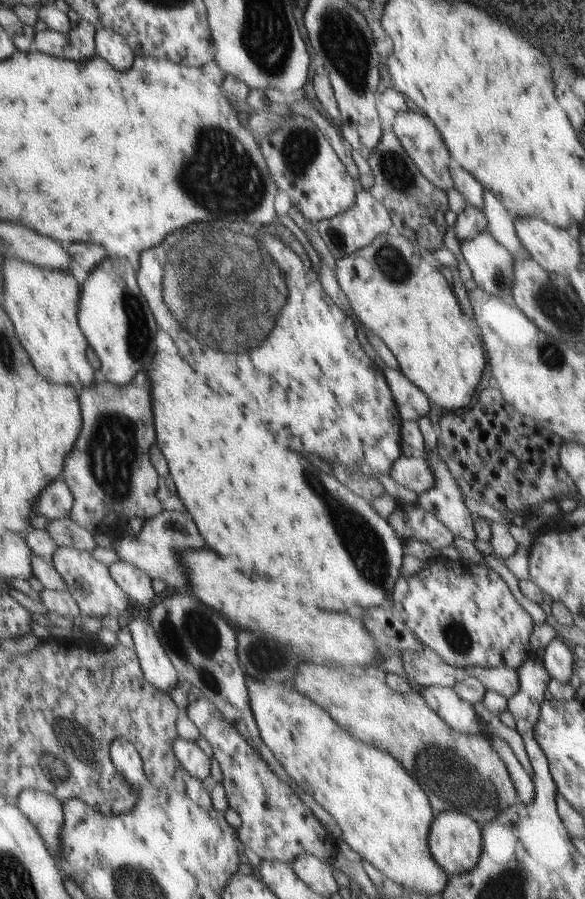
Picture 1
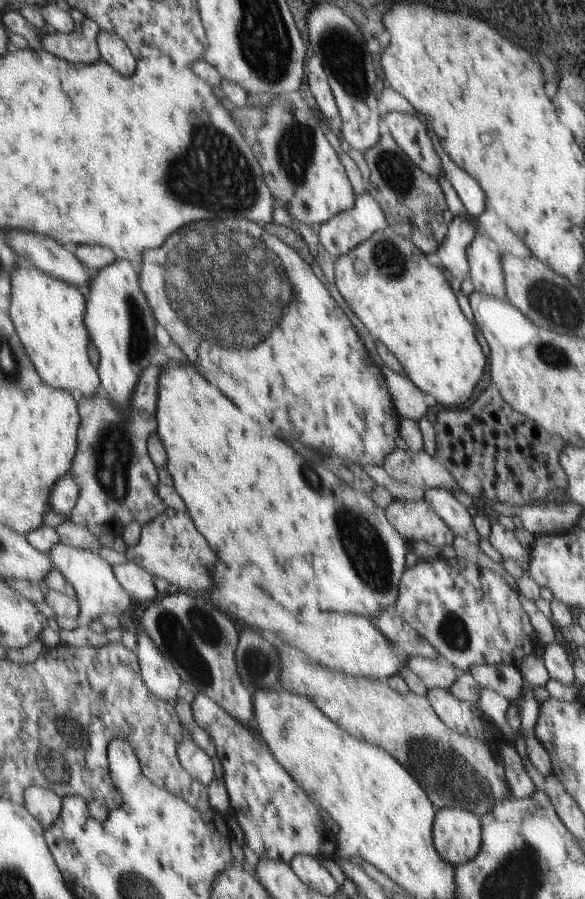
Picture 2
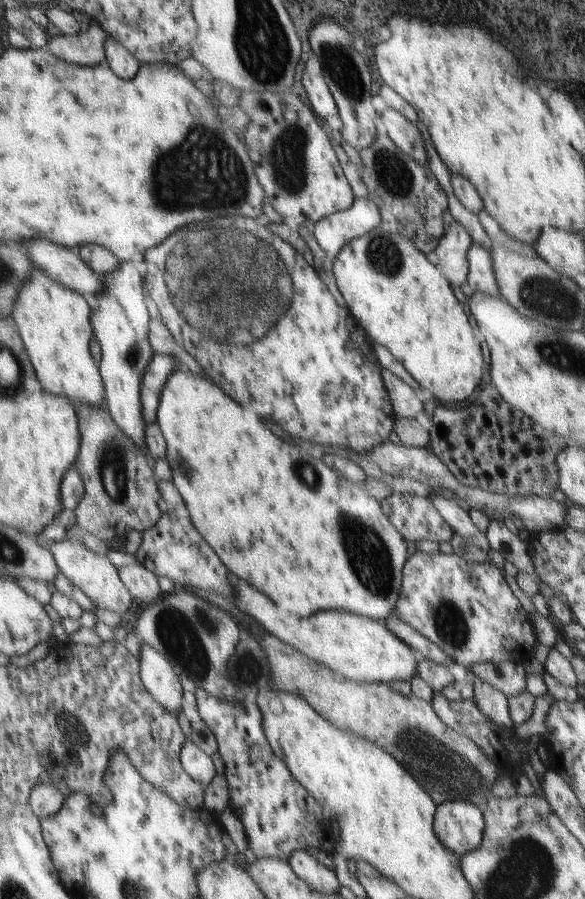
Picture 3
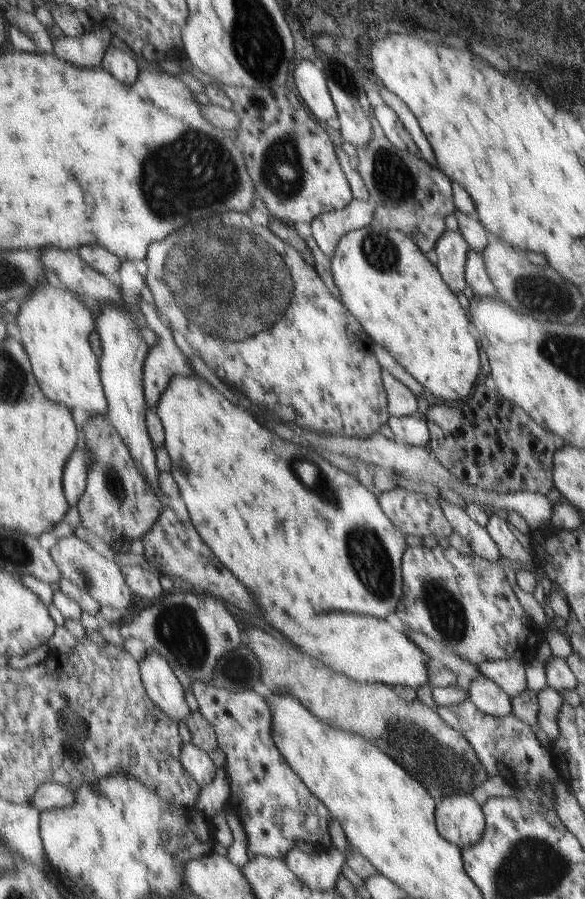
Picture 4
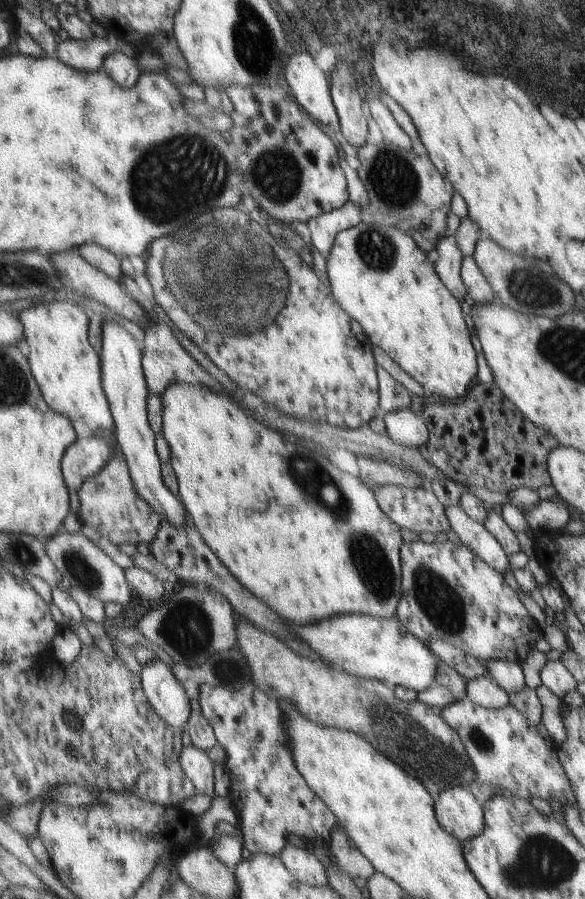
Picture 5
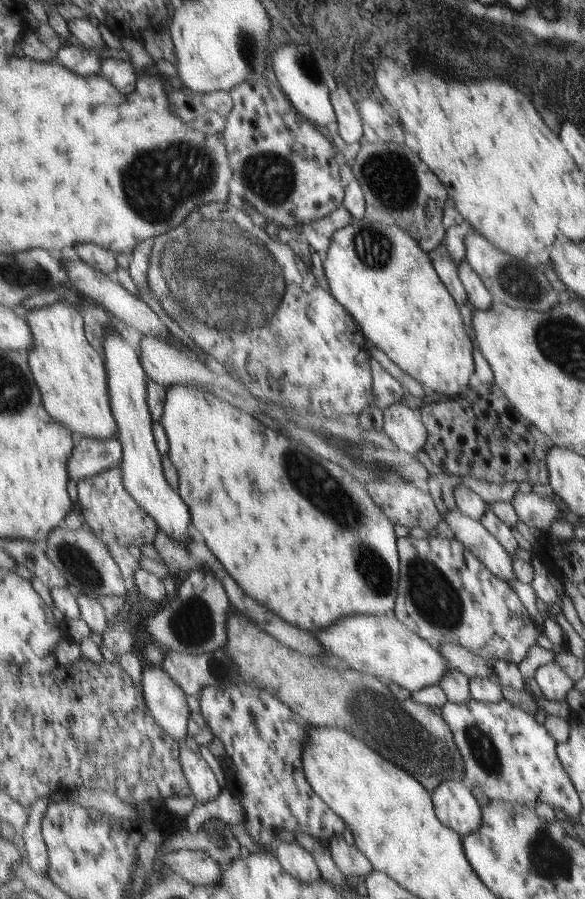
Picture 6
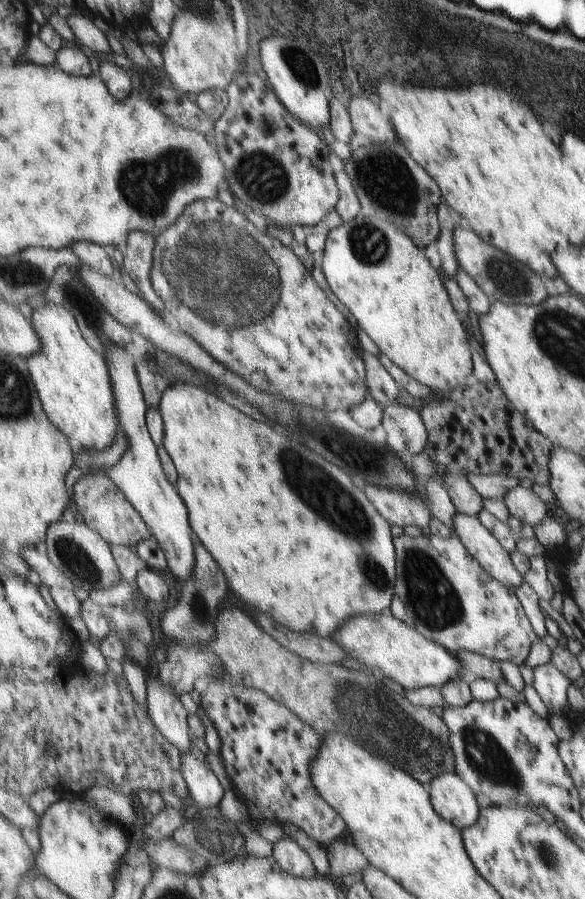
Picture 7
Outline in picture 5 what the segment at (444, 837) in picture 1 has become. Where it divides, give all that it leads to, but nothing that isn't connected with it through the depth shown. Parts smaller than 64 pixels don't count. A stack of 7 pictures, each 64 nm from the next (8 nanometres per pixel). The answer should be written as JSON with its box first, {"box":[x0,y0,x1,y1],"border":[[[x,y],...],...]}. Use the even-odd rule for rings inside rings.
{"box":[436,785,484,842],"border":[[[452,785],[441,790],[436,795],[436,800],[437,818],[441,818],[441,826],[459,842],[472,840],[473,837],[480,834],[481,826],[484,826],[484,818],[481,818],[481,808],[469,790],[463,790],[461,786]]]}

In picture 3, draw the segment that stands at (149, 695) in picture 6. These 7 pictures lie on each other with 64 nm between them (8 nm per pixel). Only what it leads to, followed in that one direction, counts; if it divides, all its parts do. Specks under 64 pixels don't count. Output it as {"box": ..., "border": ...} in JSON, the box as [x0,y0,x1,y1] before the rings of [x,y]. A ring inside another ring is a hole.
{"box":[139,644,189,714],"border":[[[142,644],[139,657],[144,685],[164,708],[178,714],[183,709],[184,691],[189,684],[151,644]]]}

